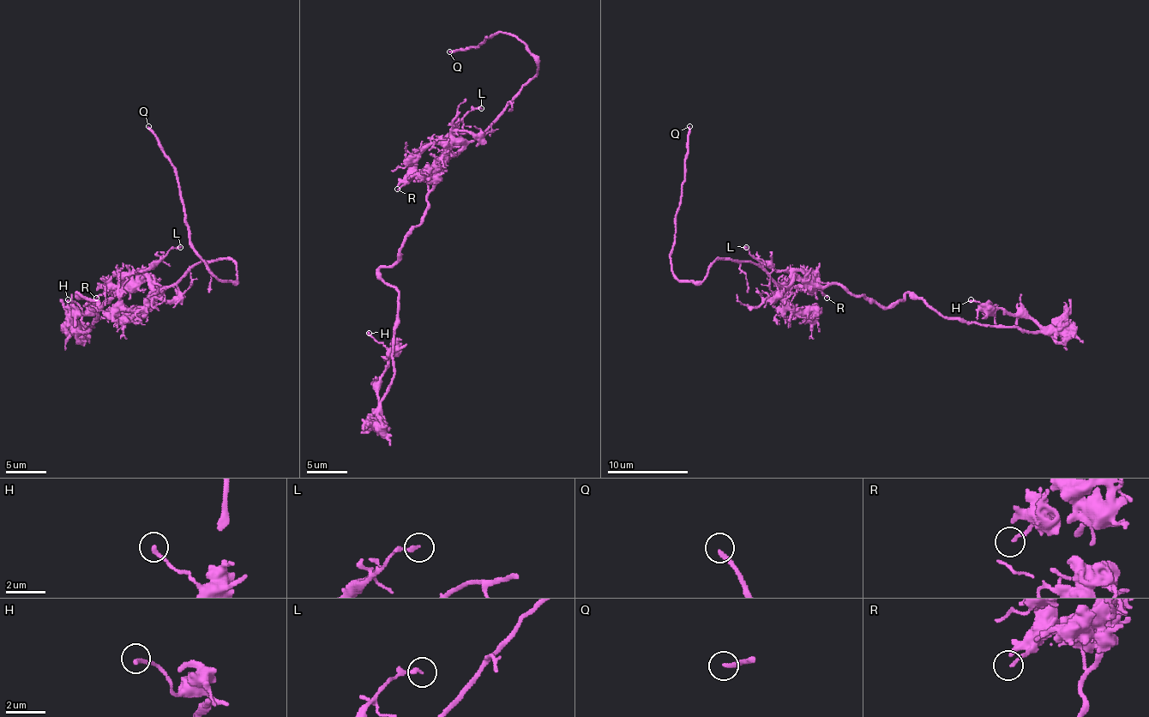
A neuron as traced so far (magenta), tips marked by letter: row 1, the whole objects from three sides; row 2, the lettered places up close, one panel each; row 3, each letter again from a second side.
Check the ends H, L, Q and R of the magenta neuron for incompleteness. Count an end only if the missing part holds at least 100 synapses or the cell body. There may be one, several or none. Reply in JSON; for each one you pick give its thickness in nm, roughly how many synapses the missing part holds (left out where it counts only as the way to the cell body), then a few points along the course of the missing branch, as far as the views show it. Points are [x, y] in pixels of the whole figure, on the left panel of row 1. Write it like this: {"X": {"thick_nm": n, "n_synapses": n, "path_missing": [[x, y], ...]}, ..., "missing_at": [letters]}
{"Q": {"thick_nm": 200}, "missing_at": ["Q"]}

